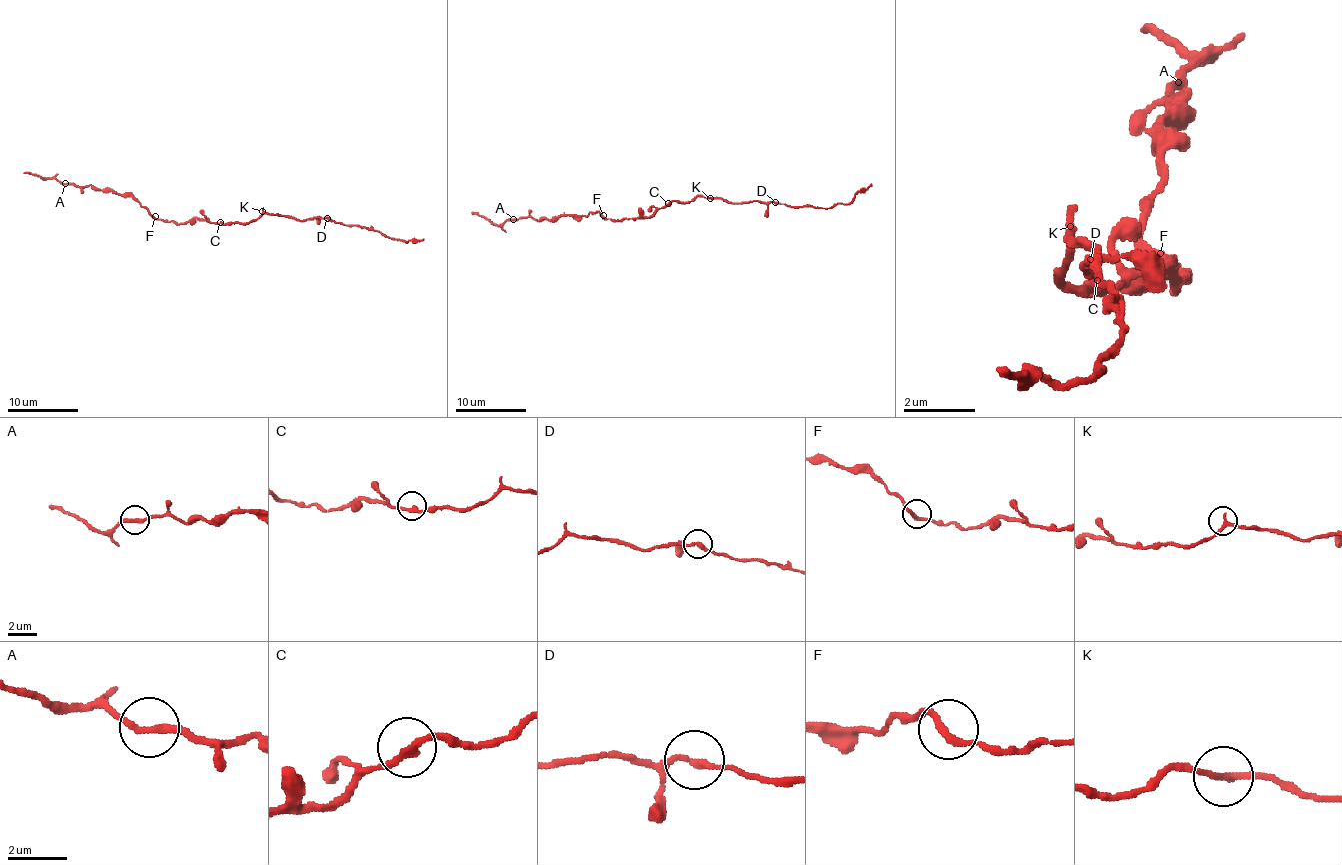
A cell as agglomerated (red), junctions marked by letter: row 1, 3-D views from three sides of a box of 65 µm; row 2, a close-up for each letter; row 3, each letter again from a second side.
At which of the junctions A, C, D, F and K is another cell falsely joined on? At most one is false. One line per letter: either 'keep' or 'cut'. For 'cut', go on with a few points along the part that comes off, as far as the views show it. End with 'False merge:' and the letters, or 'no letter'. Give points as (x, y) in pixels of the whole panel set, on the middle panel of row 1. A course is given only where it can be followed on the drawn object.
A: keep
C: keep
D: keep
F: keep
K: keep
False merge: no letter

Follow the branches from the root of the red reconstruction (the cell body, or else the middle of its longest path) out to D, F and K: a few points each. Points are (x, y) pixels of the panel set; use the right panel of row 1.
D: (1106, 289), (1070, 289), (1061, 280), (1070, 262), (1070, 235), (1097, 253), (1088, 271), (1097, 262), (1088, 262)
F: (1106, 289), (1124, 289), (1151, 271), (1169, 271), (1169, 280), (1178, 289), (1178, 271), (1160, 253)
K: (1106, 289), (1070, 289), (1061, 280), (1061, 262), (1070, 253), (1070, 226)

